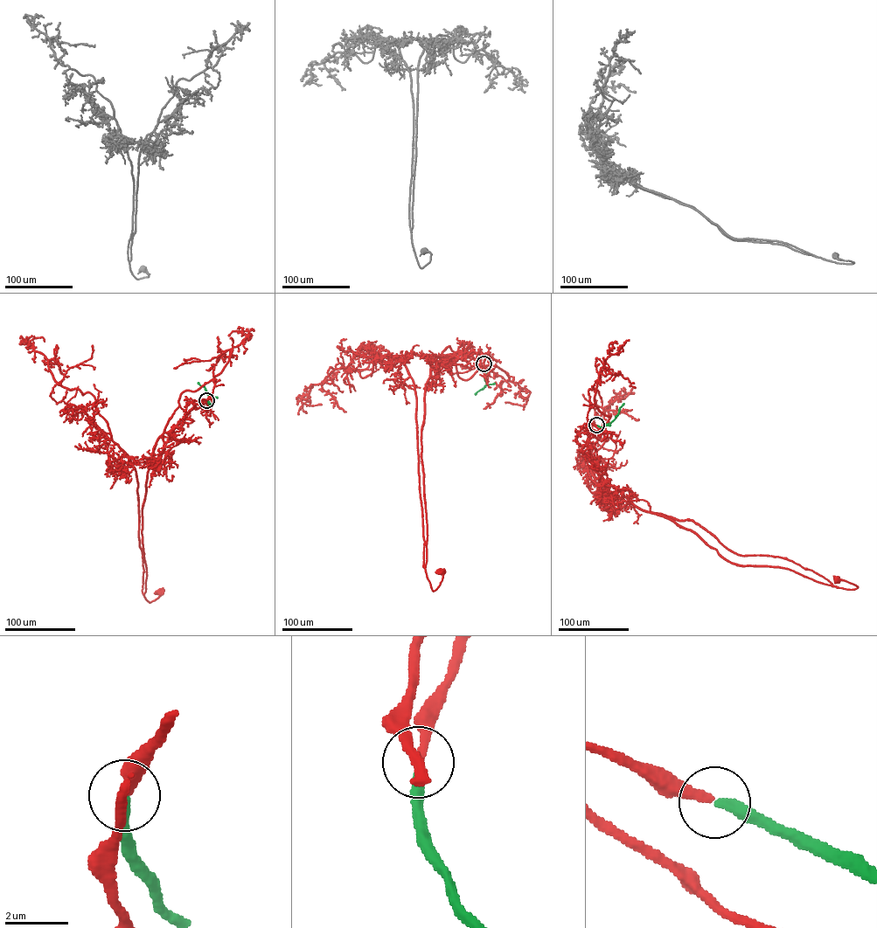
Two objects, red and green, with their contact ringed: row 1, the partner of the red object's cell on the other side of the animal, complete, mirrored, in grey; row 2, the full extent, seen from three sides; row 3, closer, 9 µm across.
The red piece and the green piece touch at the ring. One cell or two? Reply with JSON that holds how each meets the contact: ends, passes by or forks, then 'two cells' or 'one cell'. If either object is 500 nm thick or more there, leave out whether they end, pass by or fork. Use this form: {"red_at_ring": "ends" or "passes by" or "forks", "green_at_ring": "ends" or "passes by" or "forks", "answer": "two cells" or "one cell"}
{"red_at_ring": "ends", "green_at_ring": "ends", "answer": "one cell"}

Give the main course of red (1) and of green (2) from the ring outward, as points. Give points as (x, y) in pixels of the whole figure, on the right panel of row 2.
1: (596, 425), (594, 404), (610, 416), (582, 451), (640, 509), (732, 562), (858, 586), (836, 579)
2: (596, 425), (604, 426), (613, 421), (624, 403)

